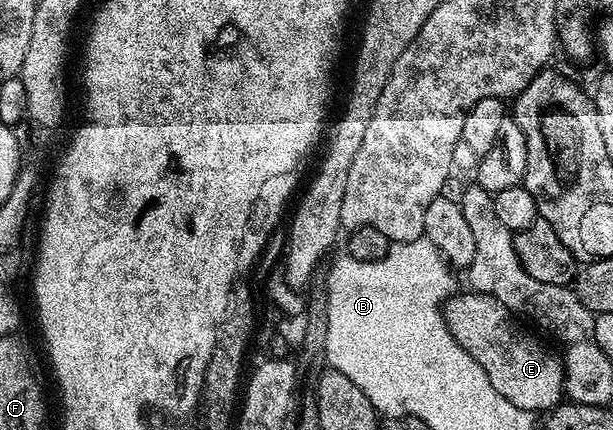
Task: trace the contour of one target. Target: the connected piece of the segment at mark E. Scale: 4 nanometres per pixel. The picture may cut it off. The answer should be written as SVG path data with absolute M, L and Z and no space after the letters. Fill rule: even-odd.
M470 289L464 291L464 295L452 294L444 302L443 320L457 345L461 345L461 349L485 369L489 385L493 385L505 401L513 401L513 405L532 413L546 413L564 402L565 367L560 356L558 359L537 336L530 335L513 312L501 305L501 301Z

